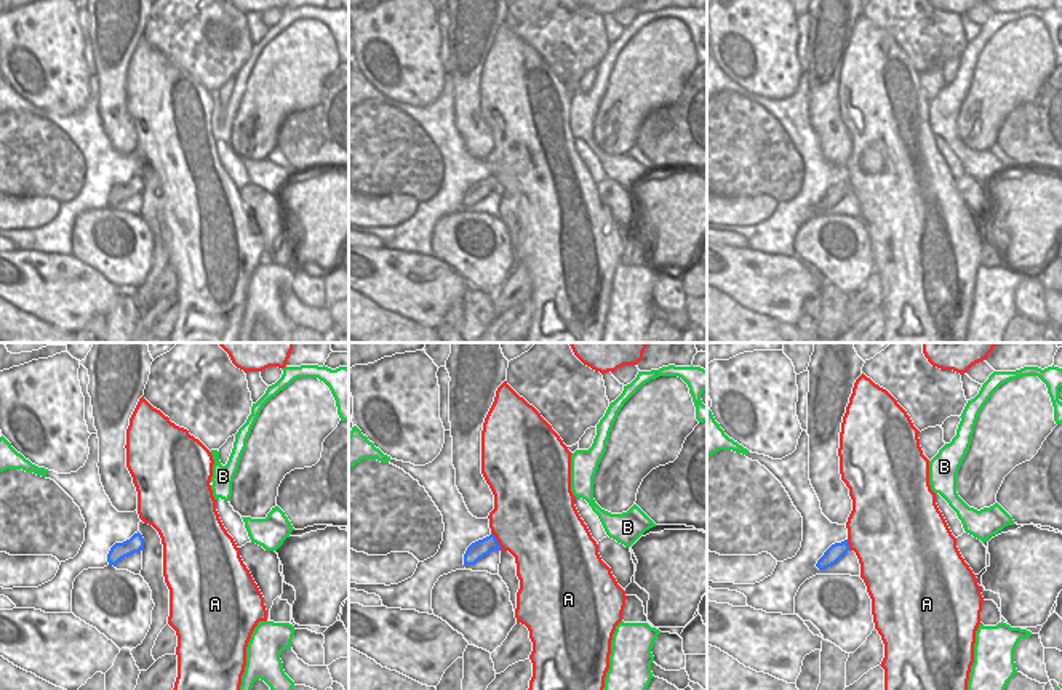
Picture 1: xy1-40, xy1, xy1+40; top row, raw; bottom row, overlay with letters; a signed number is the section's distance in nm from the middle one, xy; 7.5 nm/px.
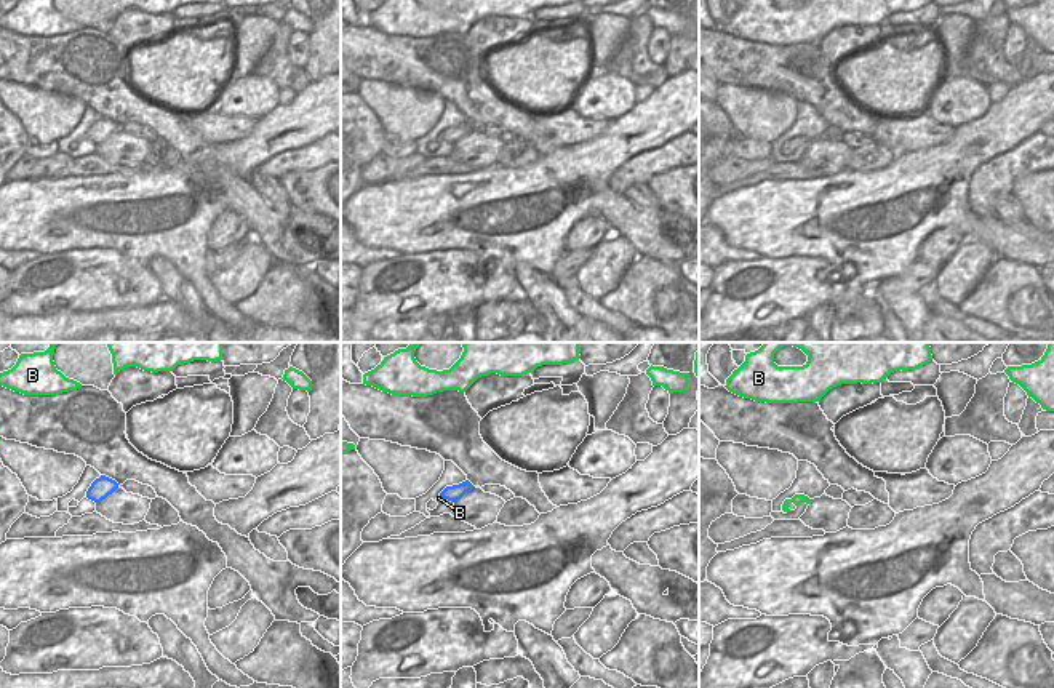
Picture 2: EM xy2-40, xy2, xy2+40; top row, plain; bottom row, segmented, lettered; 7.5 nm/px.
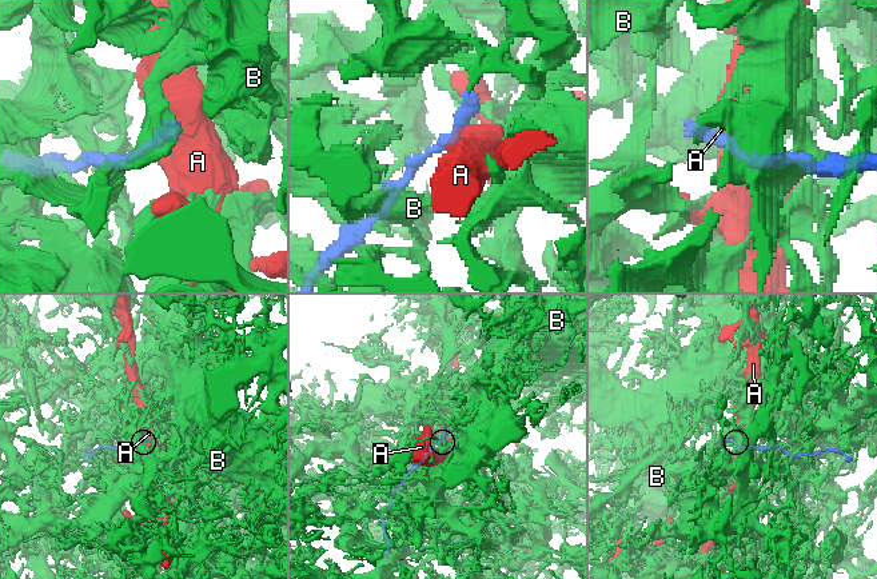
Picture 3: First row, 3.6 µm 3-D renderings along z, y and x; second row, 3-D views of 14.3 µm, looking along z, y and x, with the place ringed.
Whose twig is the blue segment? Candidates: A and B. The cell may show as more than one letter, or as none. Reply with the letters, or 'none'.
none

